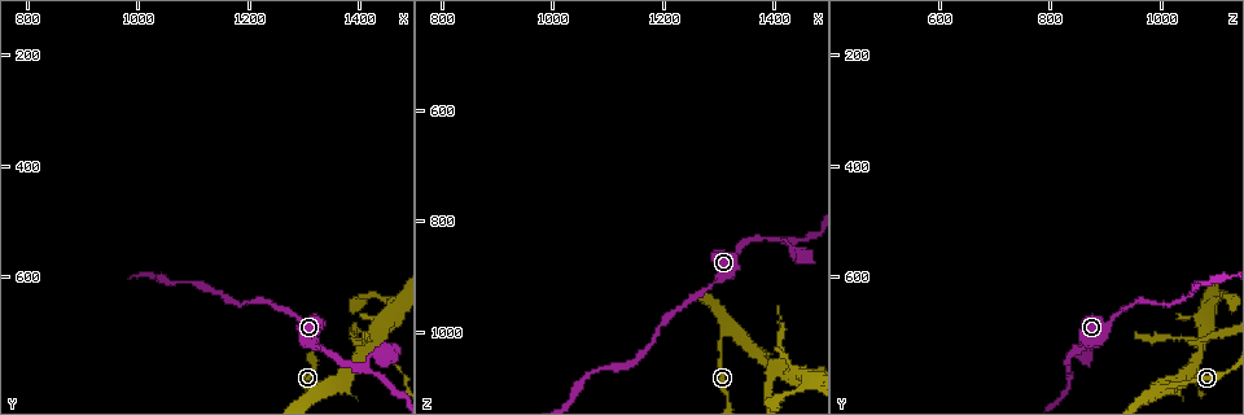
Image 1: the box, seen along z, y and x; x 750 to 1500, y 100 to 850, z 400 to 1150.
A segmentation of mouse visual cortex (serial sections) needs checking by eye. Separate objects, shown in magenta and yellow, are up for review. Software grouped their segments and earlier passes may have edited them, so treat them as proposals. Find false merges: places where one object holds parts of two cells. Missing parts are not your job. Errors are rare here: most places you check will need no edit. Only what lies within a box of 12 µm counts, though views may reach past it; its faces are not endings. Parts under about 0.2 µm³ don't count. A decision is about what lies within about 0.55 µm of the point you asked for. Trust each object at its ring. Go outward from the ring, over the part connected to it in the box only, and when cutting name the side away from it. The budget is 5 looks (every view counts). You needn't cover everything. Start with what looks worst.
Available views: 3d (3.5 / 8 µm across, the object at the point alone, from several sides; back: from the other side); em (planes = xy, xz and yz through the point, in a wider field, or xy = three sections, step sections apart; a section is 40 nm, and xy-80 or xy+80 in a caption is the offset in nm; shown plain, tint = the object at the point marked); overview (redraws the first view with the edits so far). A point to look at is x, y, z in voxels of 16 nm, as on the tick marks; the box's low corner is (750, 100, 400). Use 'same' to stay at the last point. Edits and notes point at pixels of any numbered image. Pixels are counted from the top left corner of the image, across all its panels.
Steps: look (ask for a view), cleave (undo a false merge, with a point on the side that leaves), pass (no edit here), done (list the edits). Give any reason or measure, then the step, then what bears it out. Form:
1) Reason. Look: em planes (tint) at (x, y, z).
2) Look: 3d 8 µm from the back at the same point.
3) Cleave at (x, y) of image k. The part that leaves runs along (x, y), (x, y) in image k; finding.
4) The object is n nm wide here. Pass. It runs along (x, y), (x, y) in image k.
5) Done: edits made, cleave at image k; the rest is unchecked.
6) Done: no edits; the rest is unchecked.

Looks like a crossing. Look: 3d 3.5 µm at (1410, 740, 1065).

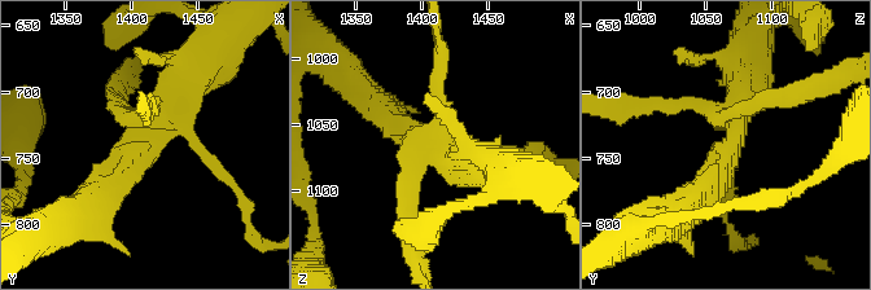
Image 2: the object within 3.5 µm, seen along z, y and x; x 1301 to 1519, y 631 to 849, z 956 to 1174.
Now the EM. Look: em xy step 5 (tint) at (1410, 738, 1068).

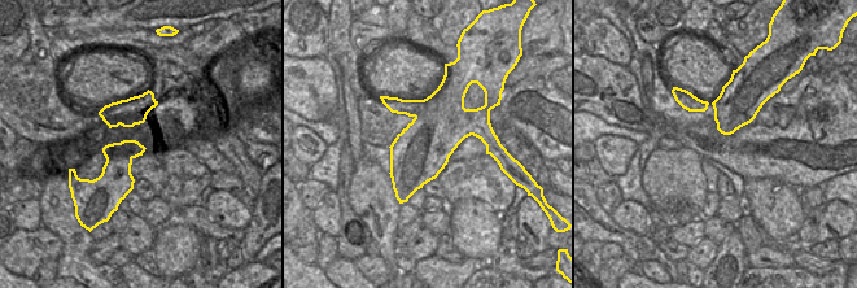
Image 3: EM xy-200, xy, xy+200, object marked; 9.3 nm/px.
Cleave at (682, 101) of image 2. The part that leaves runs along (721, 113), (691, 101), (615, 113) in image 2; a second cell is stuck on.

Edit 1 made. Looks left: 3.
Abrupt turn. Look: 3d 3.5 µm at (1415, 770, 835).

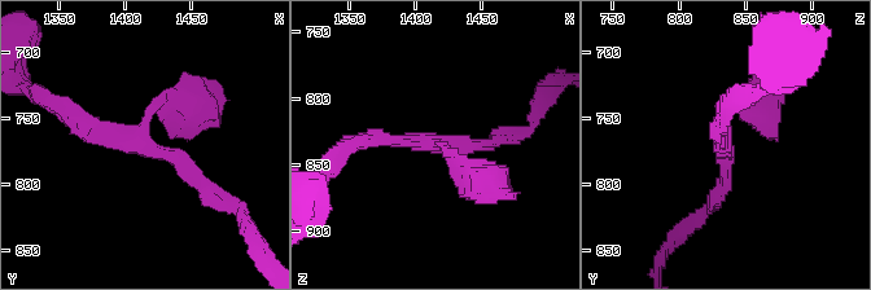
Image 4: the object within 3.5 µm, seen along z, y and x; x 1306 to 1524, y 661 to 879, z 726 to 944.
Shape alone is not enough. Look: em xy step 5 (tint) at (1412, 766, 834).

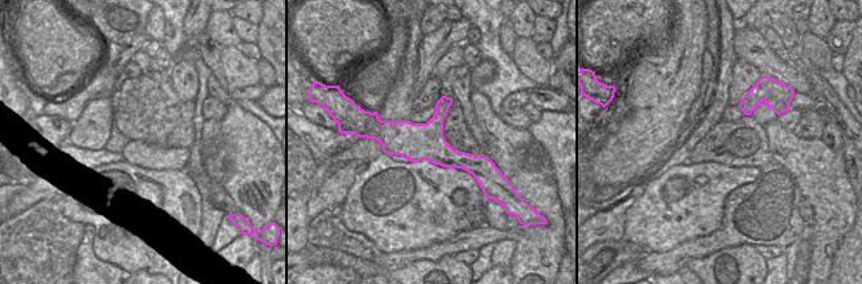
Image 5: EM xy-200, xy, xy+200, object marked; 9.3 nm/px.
Cut it another way. Look: em xy step 3 (tint) at the same point.

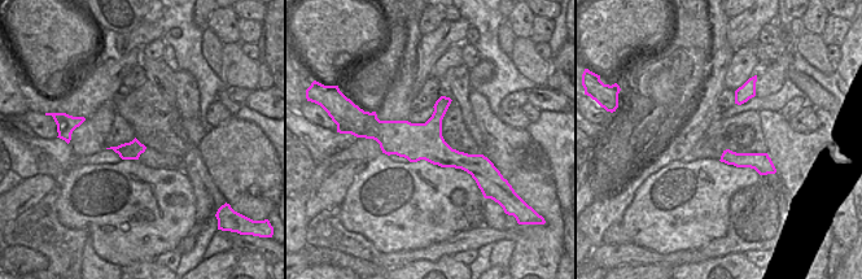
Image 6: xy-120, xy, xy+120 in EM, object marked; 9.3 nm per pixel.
Pass. It runs along (355, 143), (438, 143), (482, 179) in image 4; continuous, no second cell.

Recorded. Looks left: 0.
Done: edits made, cleave at image 2; the rest is unchecked.

